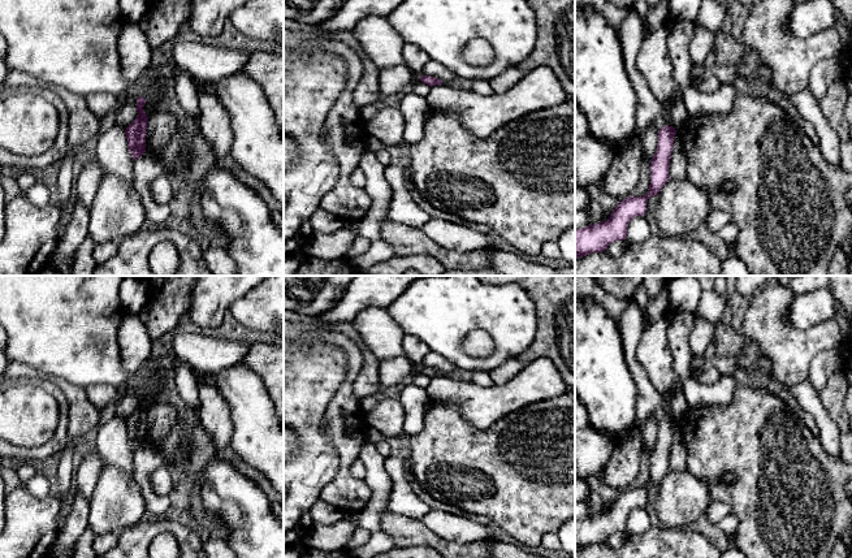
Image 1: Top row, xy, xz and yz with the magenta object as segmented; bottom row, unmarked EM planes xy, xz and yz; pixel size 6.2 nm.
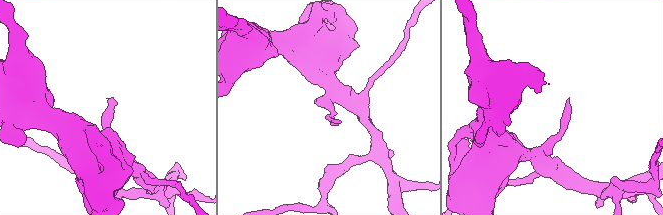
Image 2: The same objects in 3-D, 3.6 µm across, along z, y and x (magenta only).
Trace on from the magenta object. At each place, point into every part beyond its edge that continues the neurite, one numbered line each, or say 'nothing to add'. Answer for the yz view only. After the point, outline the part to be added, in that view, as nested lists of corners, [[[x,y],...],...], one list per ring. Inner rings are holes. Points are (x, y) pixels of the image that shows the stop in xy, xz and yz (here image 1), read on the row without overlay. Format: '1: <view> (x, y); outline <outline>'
nothing to add

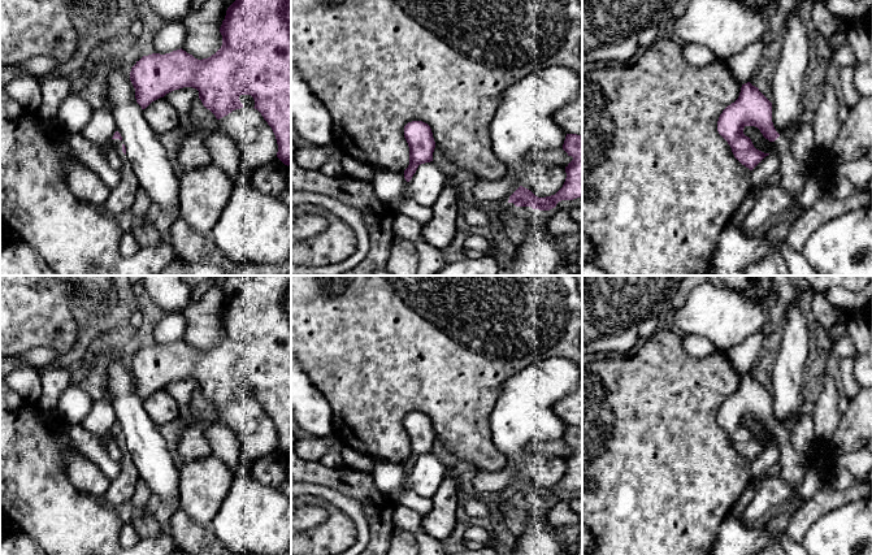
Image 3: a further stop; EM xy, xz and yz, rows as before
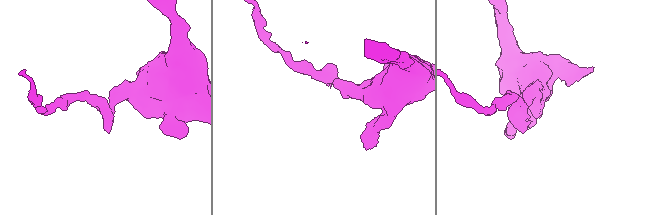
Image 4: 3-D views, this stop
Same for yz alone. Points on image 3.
1: yz (777, 489); outline [[[781,426],[771,437],[769,445],[776,445],[780,448],[780,472],[765,477],[758,486],[754,499],[739,517],[743,525],[751,525],[768,510],[786,506],[794,500],[794,487],[802,484],[806,473],[811,469],[807,454],[793,448],[789,433]]]

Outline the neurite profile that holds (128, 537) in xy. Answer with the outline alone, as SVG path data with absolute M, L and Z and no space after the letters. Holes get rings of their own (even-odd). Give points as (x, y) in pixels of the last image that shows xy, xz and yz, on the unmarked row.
M130 523L125 524L118 536L118 545L122 549L130 549L140 541L139 533L131 526Z

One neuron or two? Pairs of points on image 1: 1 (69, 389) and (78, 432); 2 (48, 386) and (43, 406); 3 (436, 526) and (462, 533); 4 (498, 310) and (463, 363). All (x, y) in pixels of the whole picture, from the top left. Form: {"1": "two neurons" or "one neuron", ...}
{"1": "one neuron", "2": "two neurons", "3": "one neuron", "4": "one neuron"}

